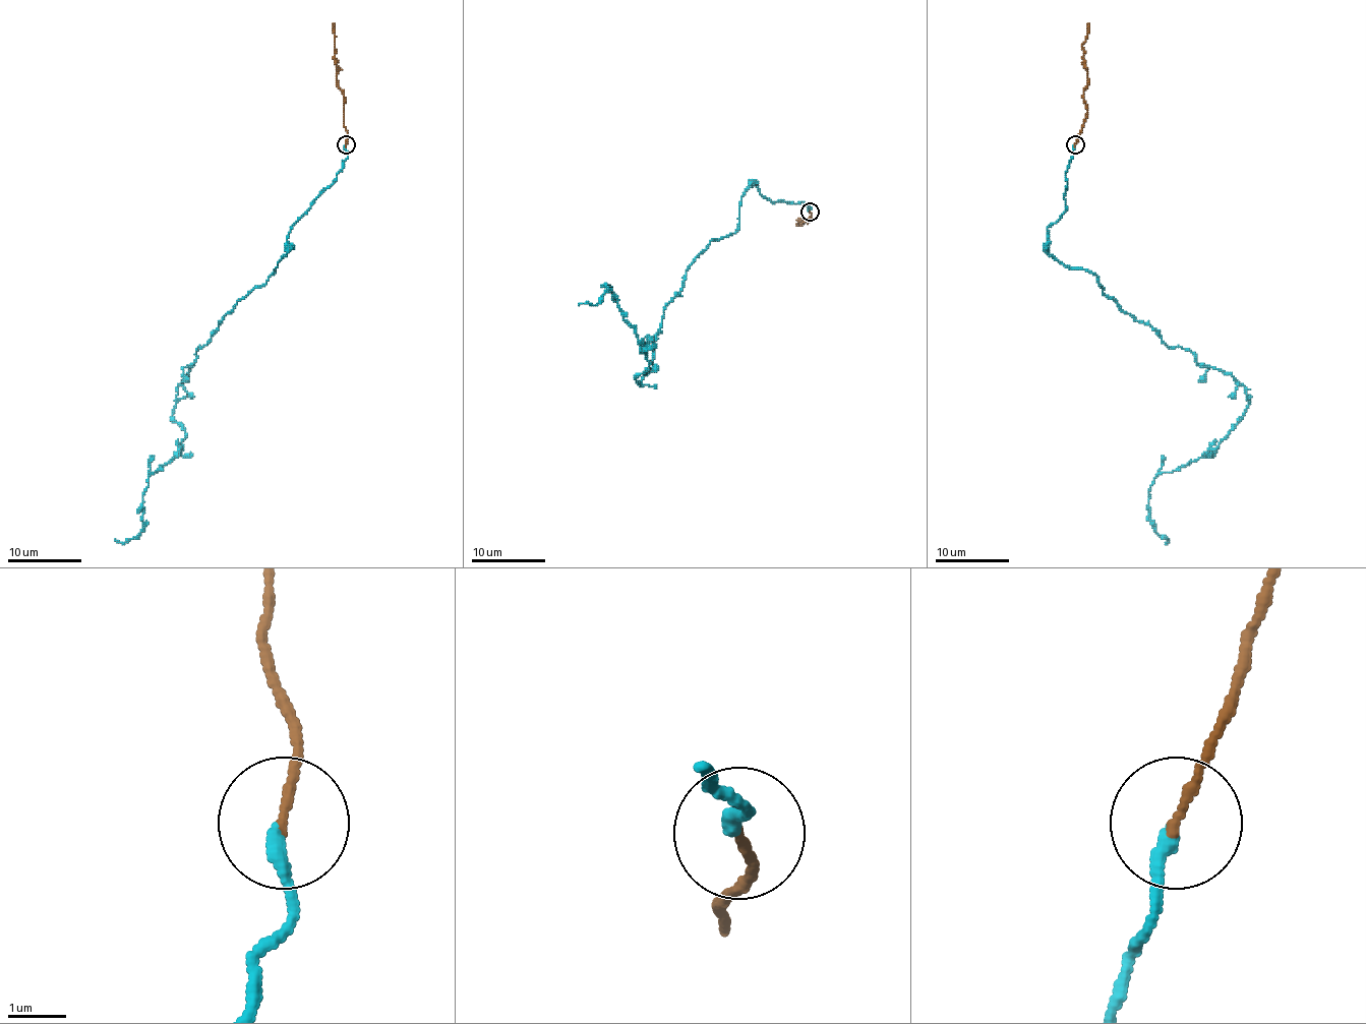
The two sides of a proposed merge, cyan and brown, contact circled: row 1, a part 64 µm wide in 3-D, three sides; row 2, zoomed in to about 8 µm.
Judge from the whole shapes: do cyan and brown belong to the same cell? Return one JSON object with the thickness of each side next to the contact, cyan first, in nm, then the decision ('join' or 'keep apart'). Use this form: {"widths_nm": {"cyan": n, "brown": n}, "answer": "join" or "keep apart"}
{"widths_nm": {"cyan": 260, "brown": 150}, "answer": "join"}

